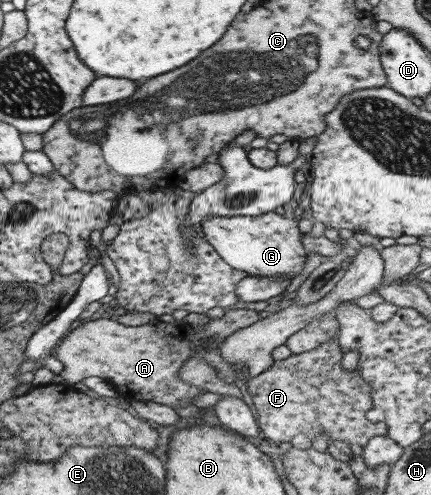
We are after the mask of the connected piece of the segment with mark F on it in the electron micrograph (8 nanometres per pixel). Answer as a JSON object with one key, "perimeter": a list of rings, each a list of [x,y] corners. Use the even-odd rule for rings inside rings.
{"perimeter":[[[337,336],[333,337],[329,339],[329,341],[323,341],[323,343],[317,345],[316,349],[301,353],[299,355],[288,356],[282,361],[274,361],[269,369],[265,369],[265,371],[262,371],[261,373],[259,373],[259,375],[250,378],[244,385],[244,388],[247,389],[247,393],[249,393],[251,401],[253,402],[252,407],[255,408],[255,411],[257,411],[257,414],[255,415],[257,417],[256,425],[267,439],[271,439],[271,441],[275,442],[289,442],[294,435],[297,435],[297,433],[303,433],[303,435],[306,435],[310,439],[310,441],[314,441],[315,437],[318,434],[325,433],[328,438],[328,443],[331,443],[333,440],[336,439],[337,441],[343,441],[343,443],[347,443],[348,445],[351,445],[352,443],[357,443],[357,445],[363,447],[365,446],[365,444],[367,444],[367,440],[369,440],[370,437],[387,433],[386,426],[381,421],[371,422],[367,418],[367,414],[372,406],[372,401],[370,397],[370,385],[361,377],[361,375],[359,375],[359,371],[356,371],[356,369],[353,369],[353,371],[345,371],[341,367],[340,360],[343,354],[341,354],[341,347],[339,347],[337,339]]]}

